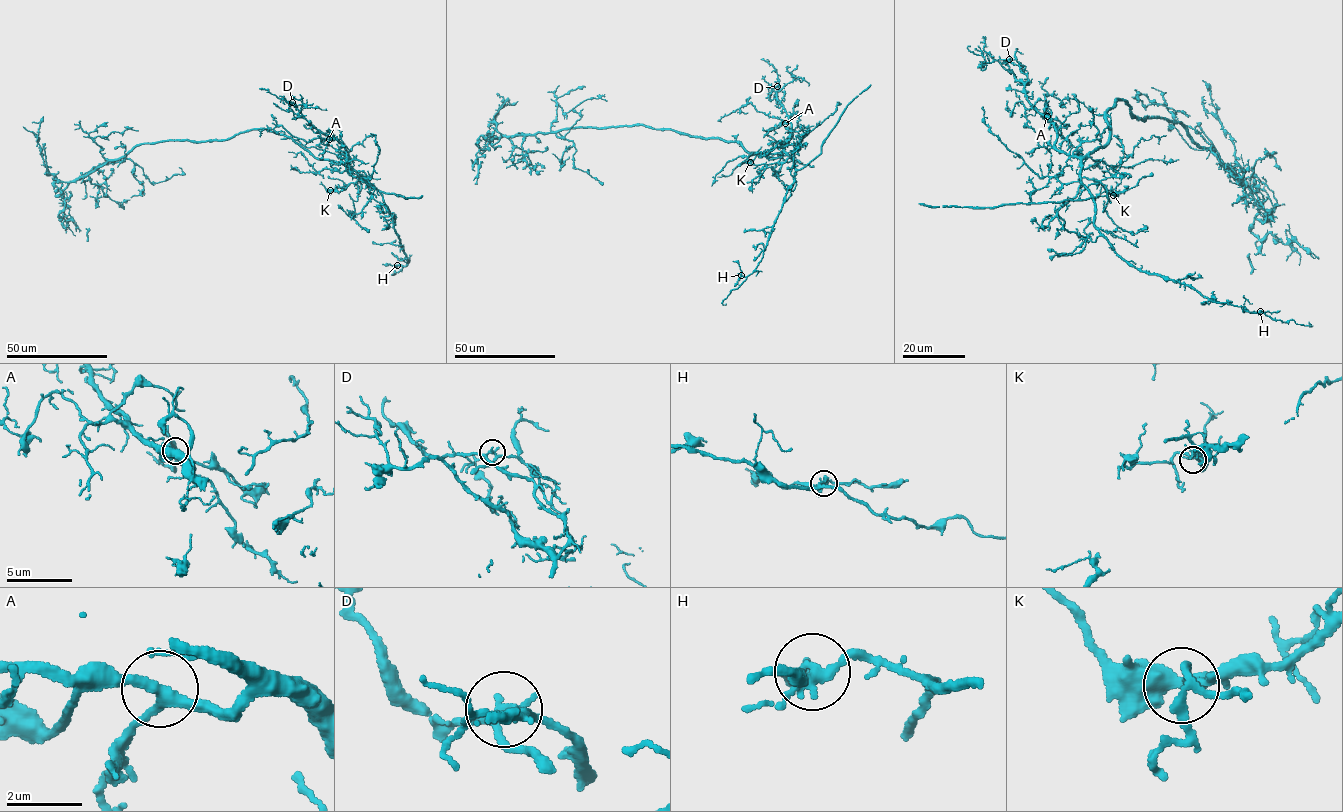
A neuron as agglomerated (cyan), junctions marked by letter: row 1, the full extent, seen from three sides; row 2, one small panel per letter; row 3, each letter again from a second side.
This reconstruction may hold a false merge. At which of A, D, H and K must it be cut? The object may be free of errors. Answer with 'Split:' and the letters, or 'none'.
Split: D

